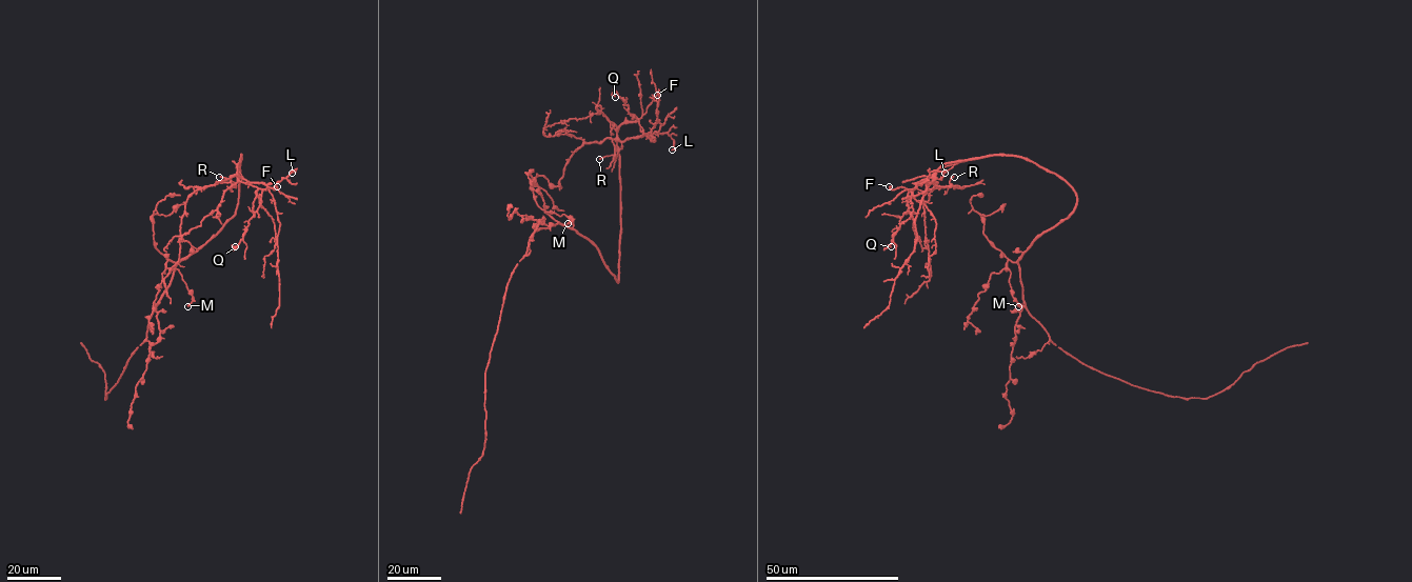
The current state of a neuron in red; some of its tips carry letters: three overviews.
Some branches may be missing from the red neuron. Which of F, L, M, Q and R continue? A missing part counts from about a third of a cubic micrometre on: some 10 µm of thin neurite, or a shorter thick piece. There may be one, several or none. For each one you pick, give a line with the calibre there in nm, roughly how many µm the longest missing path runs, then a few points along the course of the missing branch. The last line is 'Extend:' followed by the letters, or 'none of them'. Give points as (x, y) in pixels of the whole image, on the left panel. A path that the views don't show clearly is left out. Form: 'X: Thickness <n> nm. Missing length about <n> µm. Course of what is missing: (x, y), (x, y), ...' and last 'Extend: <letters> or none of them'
Extend: none of them

